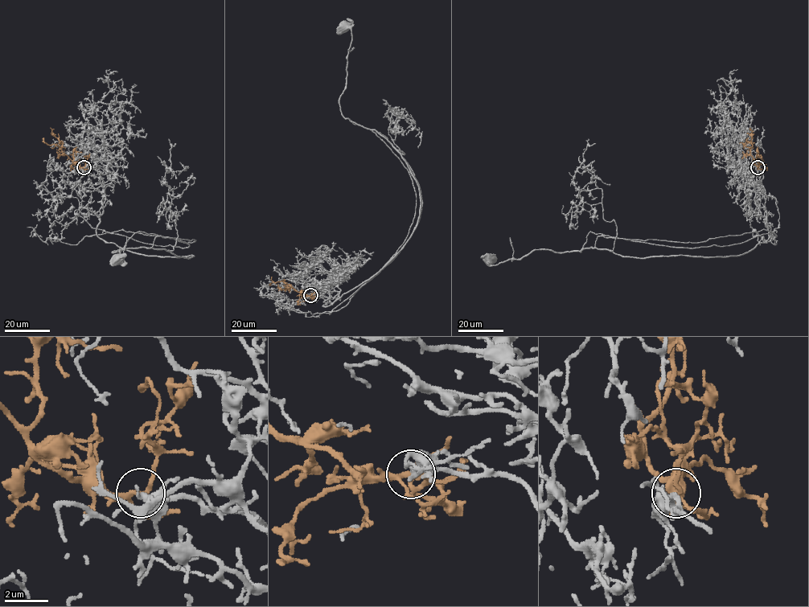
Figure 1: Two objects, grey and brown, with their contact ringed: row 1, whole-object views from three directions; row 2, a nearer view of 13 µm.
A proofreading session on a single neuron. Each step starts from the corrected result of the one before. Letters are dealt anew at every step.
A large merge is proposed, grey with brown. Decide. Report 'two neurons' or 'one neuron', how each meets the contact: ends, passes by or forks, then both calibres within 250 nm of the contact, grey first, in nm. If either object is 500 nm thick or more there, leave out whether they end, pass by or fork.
two neurons | grey ends | brown forks | 440/180 nm

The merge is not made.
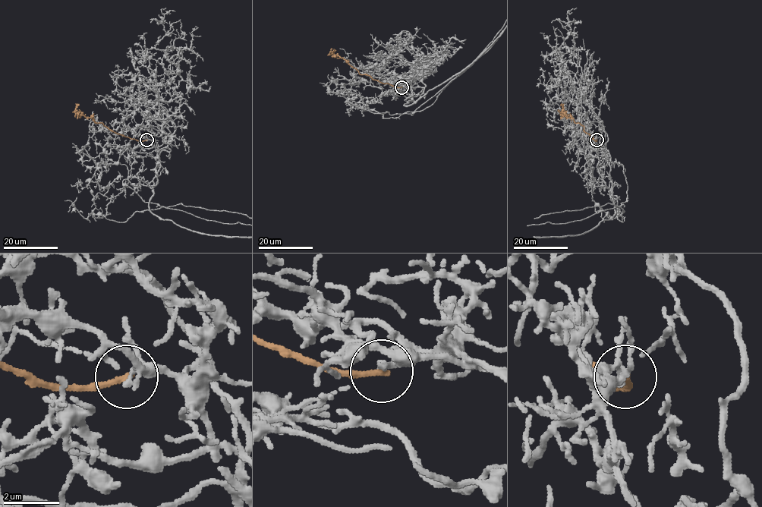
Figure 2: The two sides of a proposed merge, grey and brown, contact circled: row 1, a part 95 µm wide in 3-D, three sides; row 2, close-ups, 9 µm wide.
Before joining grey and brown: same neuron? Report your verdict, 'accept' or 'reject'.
reject

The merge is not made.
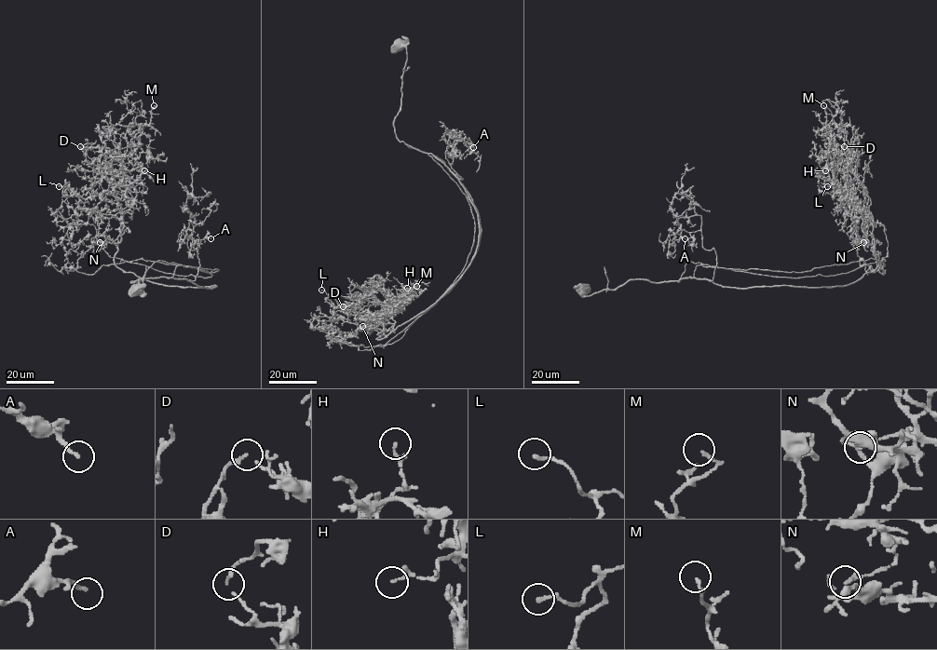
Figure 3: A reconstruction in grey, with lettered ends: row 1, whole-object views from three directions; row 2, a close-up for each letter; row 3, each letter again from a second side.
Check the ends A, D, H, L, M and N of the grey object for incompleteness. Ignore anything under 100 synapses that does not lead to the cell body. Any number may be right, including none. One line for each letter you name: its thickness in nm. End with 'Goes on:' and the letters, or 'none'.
Goes on: none

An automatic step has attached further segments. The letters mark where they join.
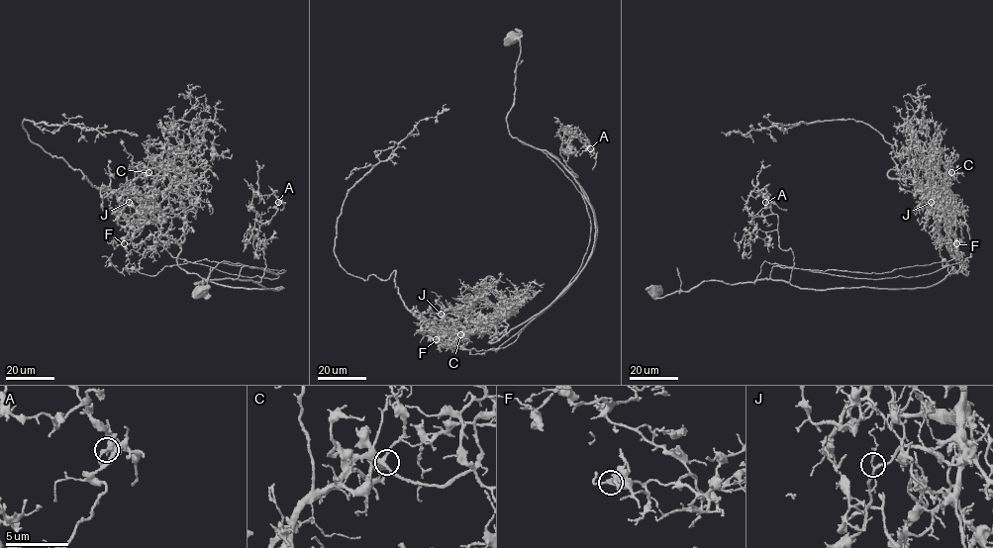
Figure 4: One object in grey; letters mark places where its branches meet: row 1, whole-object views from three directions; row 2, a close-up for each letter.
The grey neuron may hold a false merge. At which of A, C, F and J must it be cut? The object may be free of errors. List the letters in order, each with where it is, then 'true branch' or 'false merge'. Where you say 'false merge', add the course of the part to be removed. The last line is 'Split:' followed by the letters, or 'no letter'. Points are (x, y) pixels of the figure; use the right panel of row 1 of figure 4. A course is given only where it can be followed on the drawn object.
A: (765, 202) | true branch
C: (951, 172) | true branch
F: (956, 243) | false merge | (956, 243), (948, 191), (891, 178), (894, 149), (865, 123), (836, 120), (721, 132)
J: (931, 202) | true branch
Split: F

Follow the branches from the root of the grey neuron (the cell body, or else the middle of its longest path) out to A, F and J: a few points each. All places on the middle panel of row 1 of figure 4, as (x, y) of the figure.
A: (512, 35), (520, 53), (509, 133), (546, 150), (576, 177), (564, 161), (572, 136), (584, 136), (590, 148)
F: (512, 35), (509, 133), (557, 157), (581, 187), (594, 248), (512, 343), (476, 351), (436, 339)
J: (512, 35), (509, 133), (580, 193), (589, 243), (562, 292), (496, 348), (457, 347), (441, 314)

